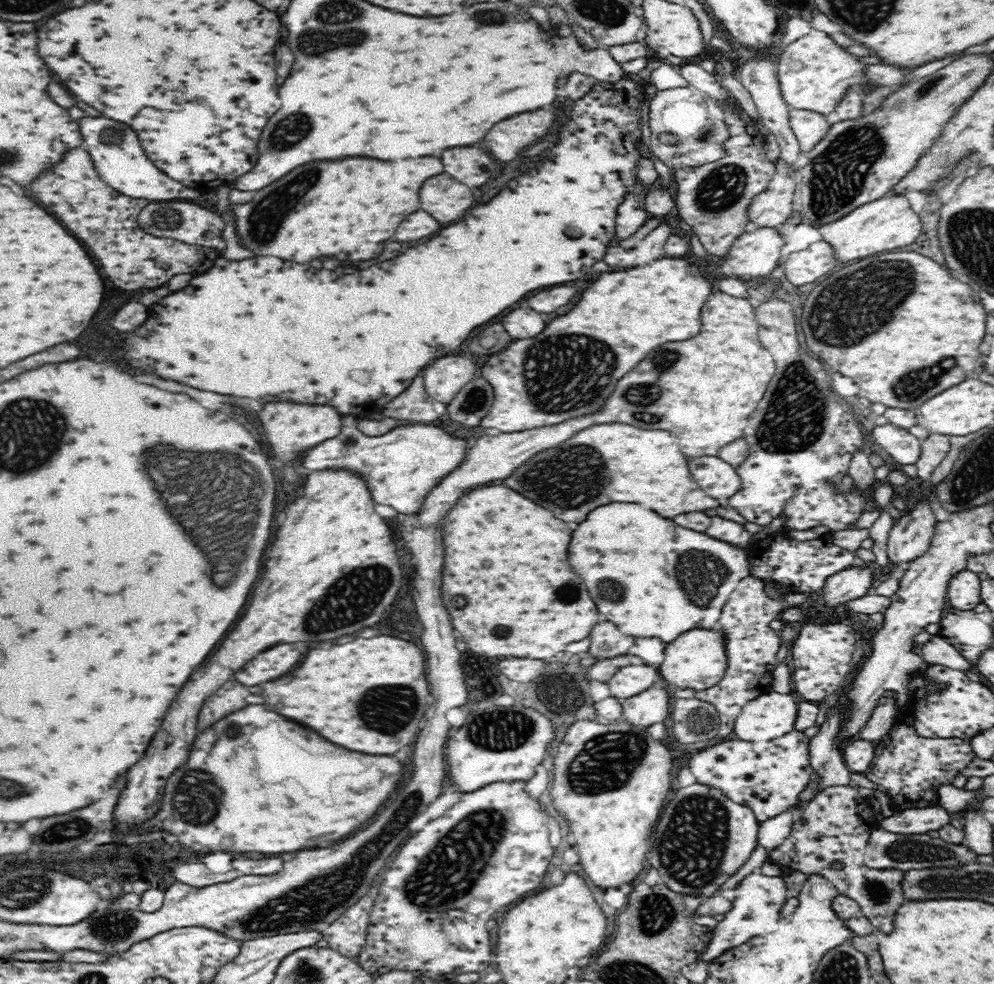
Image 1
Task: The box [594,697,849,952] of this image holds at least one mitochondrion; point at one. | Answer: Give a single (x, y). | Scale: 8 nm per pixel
(691, 844)

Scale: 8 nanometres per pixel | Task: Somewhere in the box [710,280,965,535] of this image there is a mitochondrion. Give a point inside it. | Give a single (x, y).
(781, 430)

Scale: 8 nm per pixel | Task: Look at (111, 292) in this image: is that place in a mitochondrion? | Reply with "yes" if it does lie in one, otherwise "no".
no

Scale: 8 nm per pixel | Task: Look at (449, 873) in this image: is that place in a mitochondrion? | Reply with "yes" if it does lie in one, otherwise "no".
yes

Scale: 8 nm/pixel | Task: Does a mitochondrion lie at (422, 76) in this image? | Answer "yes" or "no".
no

